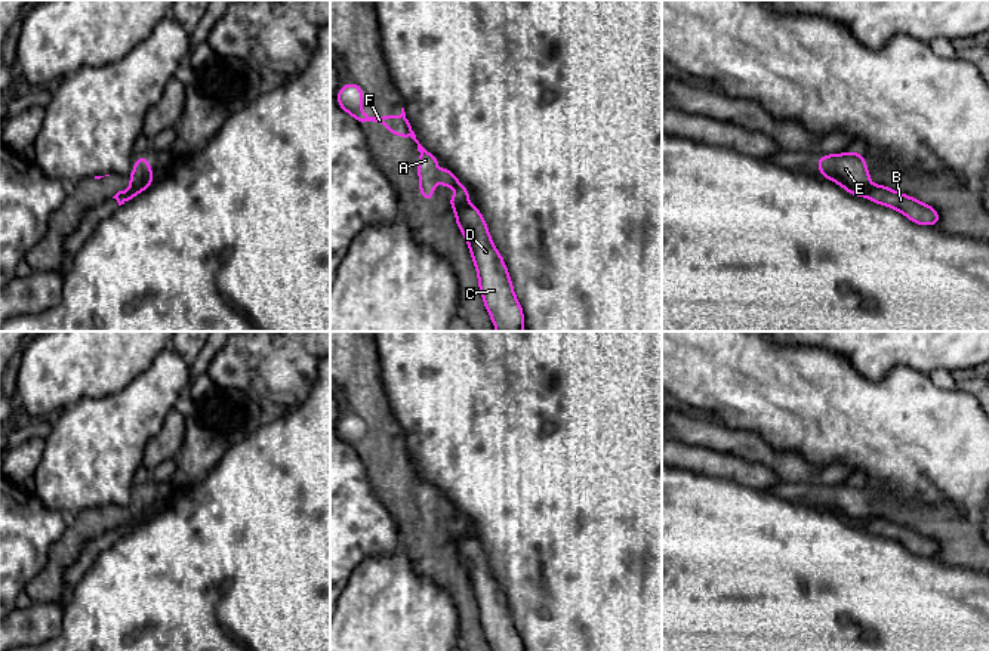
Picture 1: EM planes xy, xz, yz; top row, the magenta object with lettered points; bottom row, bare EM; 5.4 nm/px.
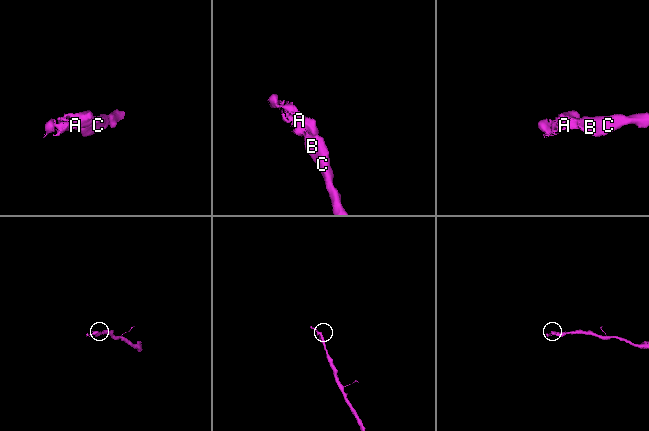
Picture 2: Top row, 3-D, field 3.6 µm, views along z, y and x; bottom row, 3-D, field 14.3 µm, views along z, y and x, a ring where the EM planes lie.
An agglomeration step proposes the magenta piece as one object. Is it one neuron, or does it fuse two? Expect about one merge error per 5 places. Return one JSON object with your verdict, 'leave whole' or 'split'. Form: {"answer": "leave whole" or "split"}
{"answer": "split"}

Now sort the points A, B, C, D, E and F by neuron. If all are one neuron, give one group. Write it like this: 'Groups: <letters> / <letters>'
Groups: A E F / B C D

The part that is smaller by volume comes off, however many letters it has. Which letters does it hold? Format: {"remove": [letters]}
{"remove": ["A", "E", "F"]}

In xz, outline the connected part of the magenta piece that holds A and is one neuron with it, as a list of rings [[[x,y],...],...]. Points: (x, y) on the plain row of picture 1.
[[[346,414],[338,422],[336,426],[338,436],[352,447],[357,454],[366,456],[369,453],[373,453],[376,456],[385,456],[389,459],[389,465],[406,469],[410,468],[418,475],[418,482],[423,487],[418,490],[418,505],[419,505],[419,524],[425,533],[434,531],[434,513],[438,512],[444,519],[450,519],[453,516],[457,518],[456,525],[449,530],[449,537],[463,537],[469,533],[469,524],[466,518],[441,494],[438,499],[441,500],[441,507],[435,509],[435,493],[440,491],[432,484],[426,482],[419,472],[416,470],[416,466],[413,463],[413,459],[410,457],[404,439],[401,439],[401,445],[398,448],[389,448],[389,447],[363,447],[363,419],[357,414]]]

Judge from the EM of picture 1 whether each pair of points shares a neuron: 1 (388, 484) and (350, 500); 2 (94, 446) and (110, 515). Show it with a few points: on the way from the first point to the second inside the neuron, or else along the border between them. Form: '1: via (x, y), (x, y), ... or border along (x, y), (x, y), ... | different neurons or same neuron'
1: border along (360, 457), (372, 493), (394, 518) | different neurons
2: border along (110, 505), (126, 506) | different neurons

